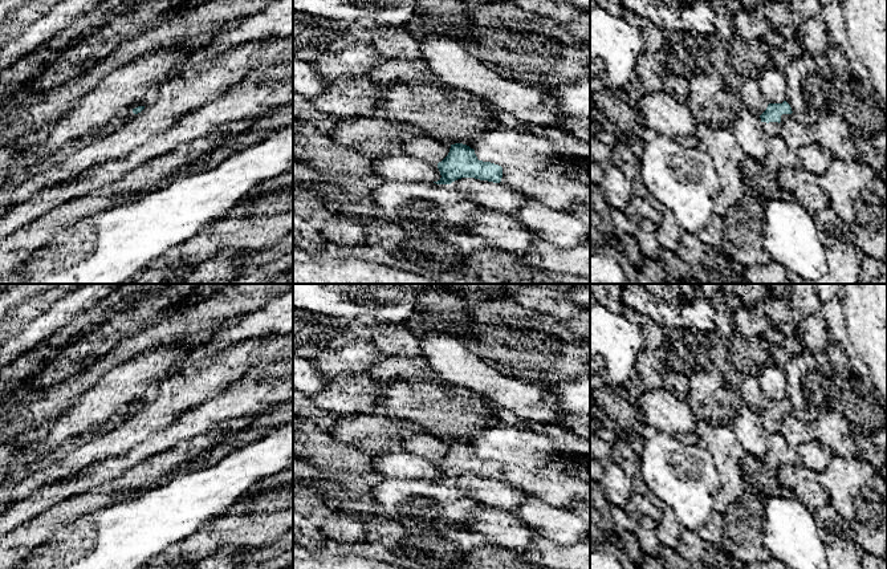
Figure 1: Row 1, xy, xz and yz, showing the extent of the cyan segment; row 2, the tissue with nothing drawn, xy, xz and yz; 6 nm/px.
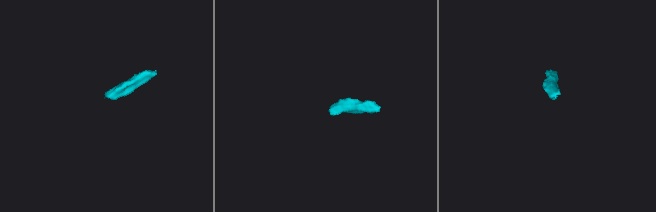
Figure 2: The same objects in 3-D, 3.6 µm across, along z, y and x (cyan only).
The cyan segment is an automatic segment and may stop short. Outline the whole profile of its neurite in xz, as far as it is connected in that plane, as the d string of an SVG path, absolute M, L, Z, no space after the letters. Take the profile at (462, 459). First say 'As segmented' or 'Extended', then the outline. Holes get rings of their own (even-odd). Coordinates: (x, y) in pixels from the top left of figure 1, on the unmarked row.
As segmented. M463 440L451 442L448 452L438 460L442 475L436 481L451 481L461 475L475 475L500 480L503 464L491 459L479 458L475 447Z

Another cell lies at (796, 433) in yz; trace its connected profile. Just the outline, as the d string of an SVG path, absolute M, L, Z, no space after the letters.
M793 412L784 416L781 423L780 432L790 447L798 448L814 439L810 426L806 426Z

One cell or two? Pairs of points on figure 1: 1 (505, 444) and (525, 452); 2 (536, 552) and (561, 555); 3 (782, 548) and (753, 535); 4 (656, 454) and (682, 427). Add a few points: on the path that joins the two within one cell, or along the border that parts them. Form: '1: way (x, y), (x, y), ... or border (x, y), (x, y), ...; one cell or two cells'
1: way (511, 444), (520, 447); one cell
2: way (542, 553), (554, 555); one cell
3: border (764, 508), (764, 547), (770, 555); two cells
4: border (658, 430), (666, 431), (683, 443), (698, 444); two cells

